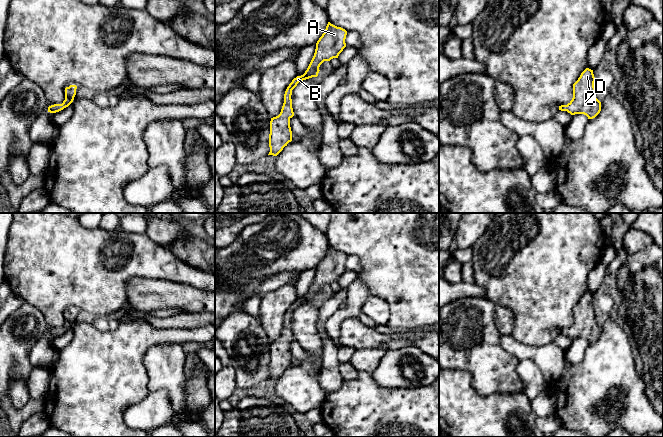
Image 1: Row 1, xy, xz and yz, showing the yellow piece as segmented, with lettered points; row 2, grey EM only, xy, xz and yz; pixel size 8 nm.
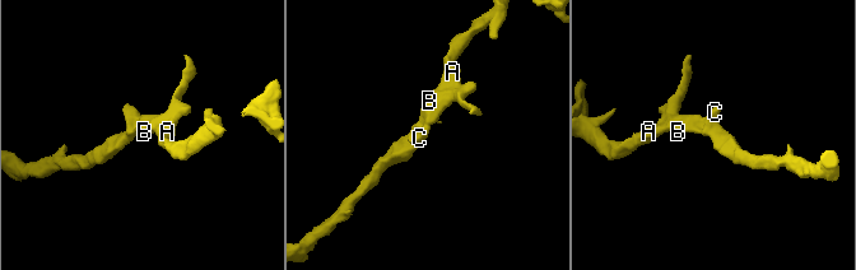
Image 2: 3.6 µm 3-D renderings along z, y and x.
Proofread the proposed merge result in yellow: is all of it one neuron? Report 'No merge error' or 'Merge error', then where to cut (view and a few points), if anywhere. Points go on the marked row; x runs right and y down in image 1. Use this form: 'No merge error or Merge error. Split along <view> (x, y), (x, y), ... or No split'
No merge error. No split

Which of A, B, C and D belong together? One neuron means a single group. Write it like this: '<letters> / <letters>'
A B C D

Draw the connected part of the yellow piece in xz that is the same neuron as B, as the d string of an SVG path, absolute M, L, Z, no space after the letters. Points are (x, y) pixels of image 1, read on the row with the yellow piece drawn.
M328 22L325 32L316 43L314 56L301 76L297 76L287 87L284 94L284 103L278 116L271 118L268 155L277 156L289 142L292 141L290 119L294 116L292 108L292 90L303 80L317 77L319 67L324 61L338 58L339 54L346 47L347 31Z

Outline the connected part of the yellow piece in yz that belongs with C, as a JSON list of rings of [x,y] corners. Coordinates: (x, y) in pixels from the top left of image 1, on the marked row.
[[[586,68],[573,84],[573,98],[567,105],[559,106],[559,110],[571,115],[584,114],[588,119],[595,118],[601,111],[601,102],[595,96],[595,77],[593,70]]]

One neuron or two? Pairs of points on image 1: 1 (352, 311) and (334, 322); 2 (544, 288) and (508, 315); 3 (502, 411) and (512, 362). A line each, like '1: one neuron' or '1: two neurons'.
1: one neuron
2: two neurons
3: two neurons

